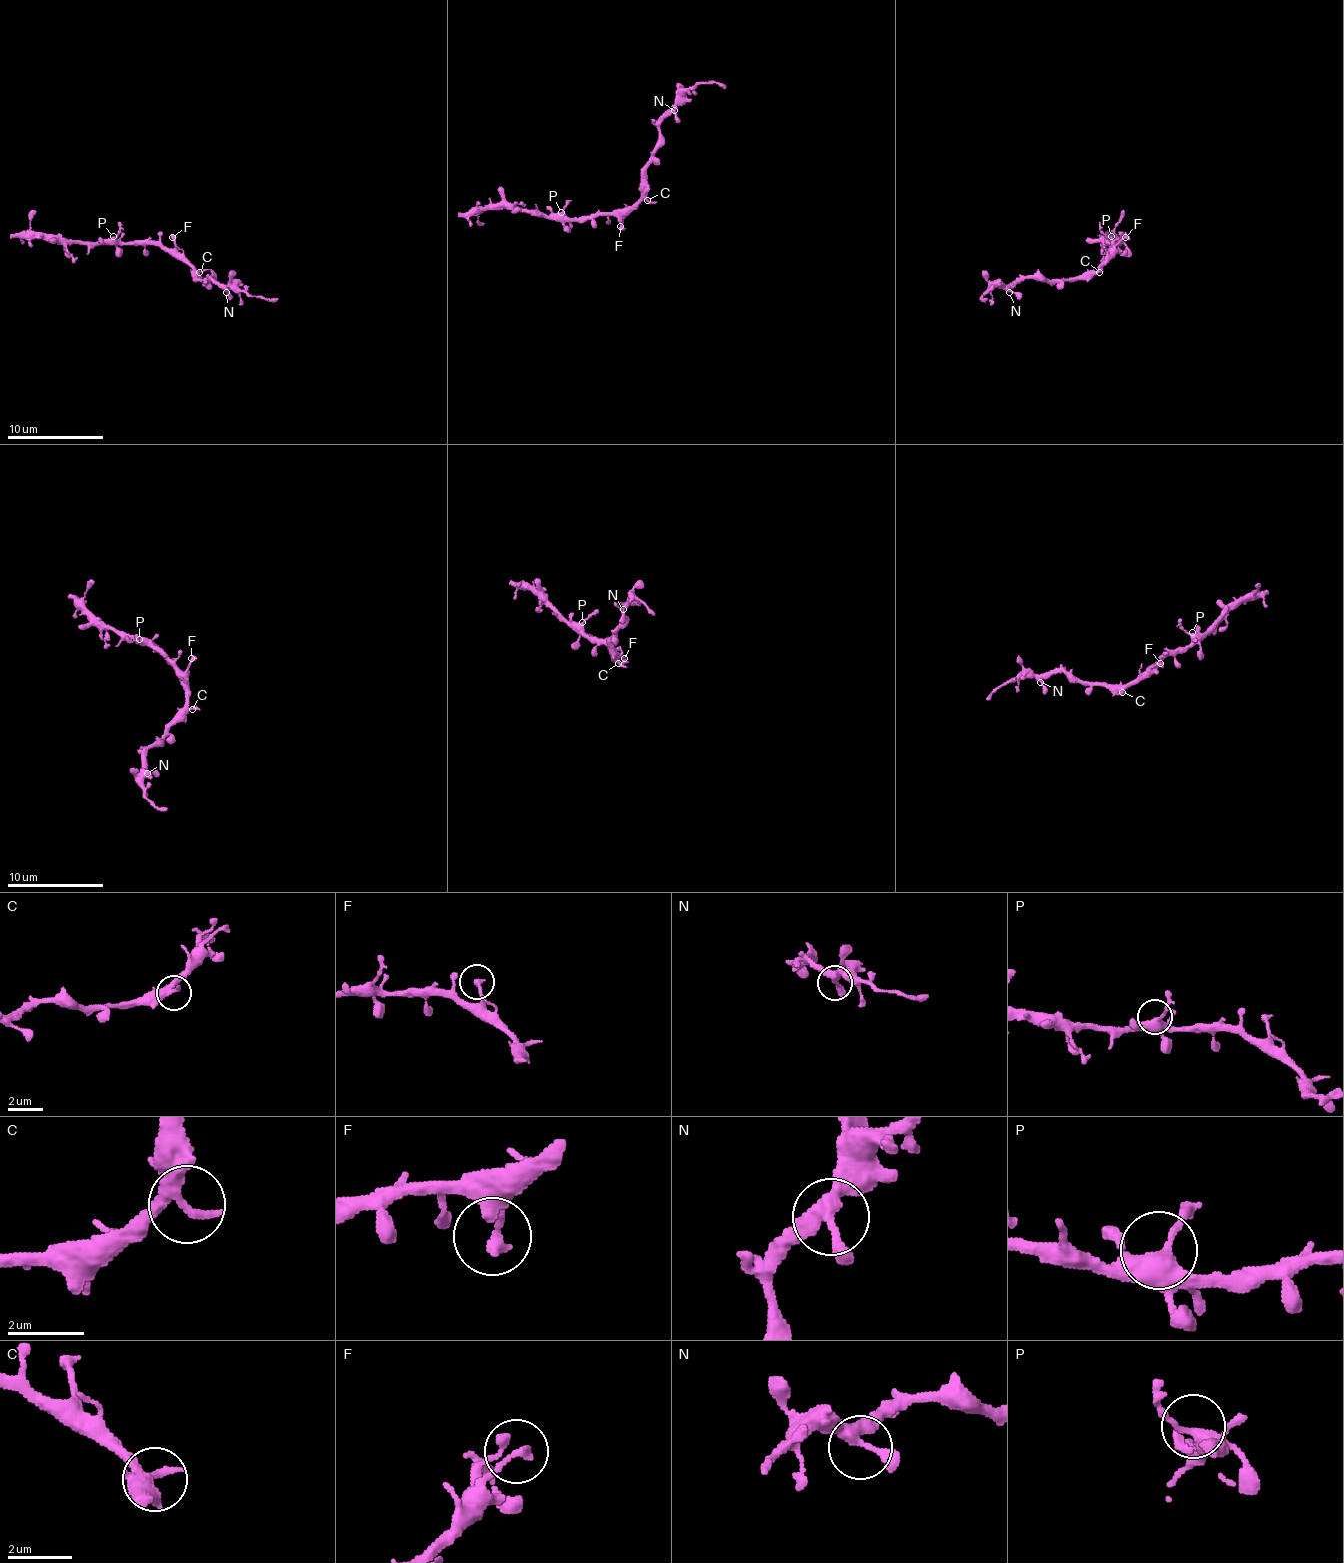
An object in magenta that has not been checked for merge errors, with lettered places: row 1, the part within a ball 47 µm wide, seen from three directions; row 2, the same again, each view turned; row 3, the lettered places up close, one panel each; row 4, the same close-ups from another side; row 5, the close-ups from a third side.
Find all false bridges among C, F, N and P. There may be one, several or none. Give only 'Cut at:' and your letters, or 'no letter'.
Cut at: no letter

